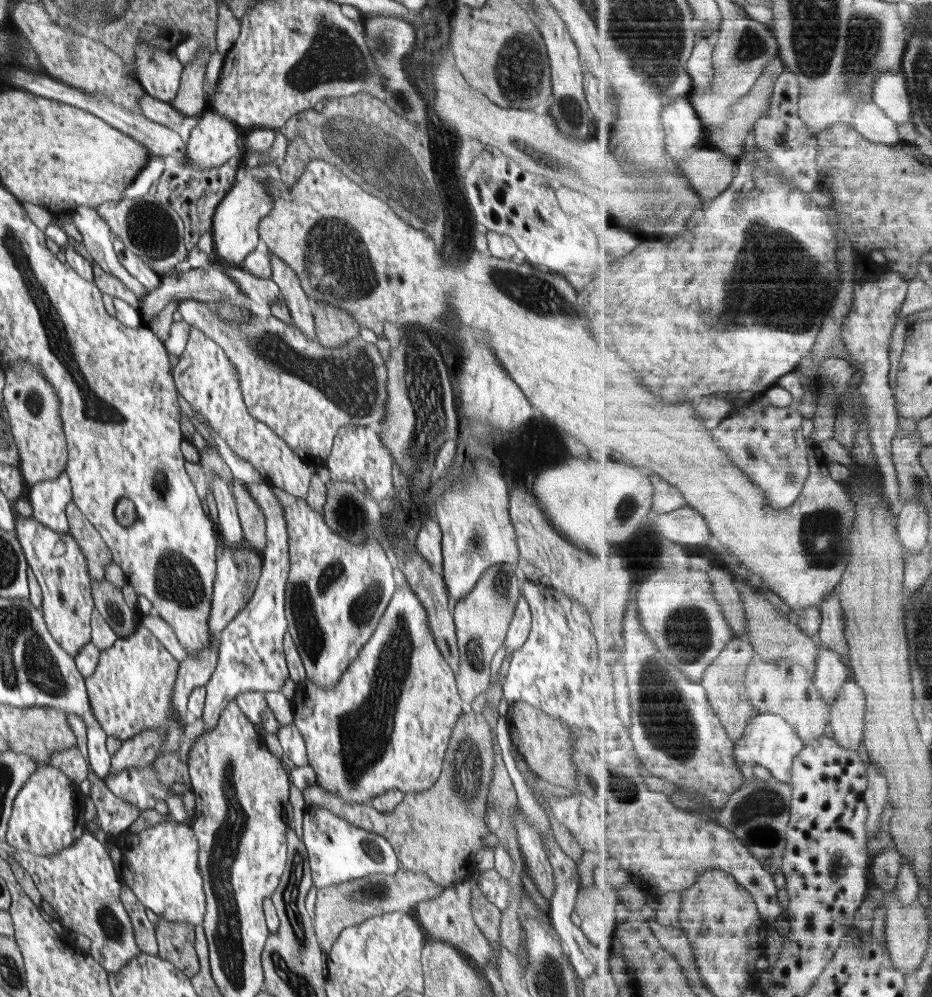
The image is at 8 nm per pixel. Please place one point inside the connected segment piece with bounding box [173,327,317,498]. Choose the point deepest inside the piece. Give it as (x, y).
(204, 376)

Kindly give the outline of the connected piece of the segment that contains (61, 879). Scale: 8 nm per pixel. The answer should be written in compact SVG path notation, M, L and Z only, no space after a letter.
M86 830L83 836L71 845L71 848L64 848L57 854L34 855L28 851L20 851L10 854L9 857L14 857L30 874L42 898L49 902L57 912L58 922L67 934L72 937L78 933L82 933L82 936L89 936L91 946L87 952L99 965L106 969L107 973L120 971L126 965L126 961L142 954L135 944L134 926L132 926L130 916L125 911L122 898L120 898L121 877L114 869L112 859L105 847L93 837L90 831Z

